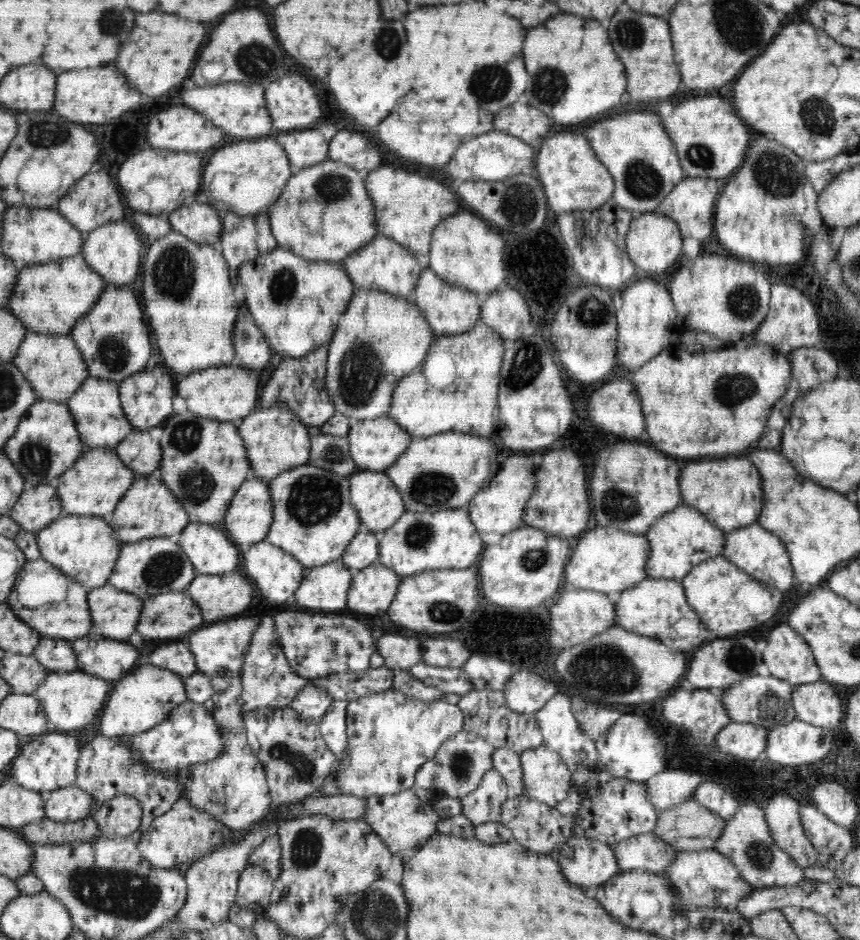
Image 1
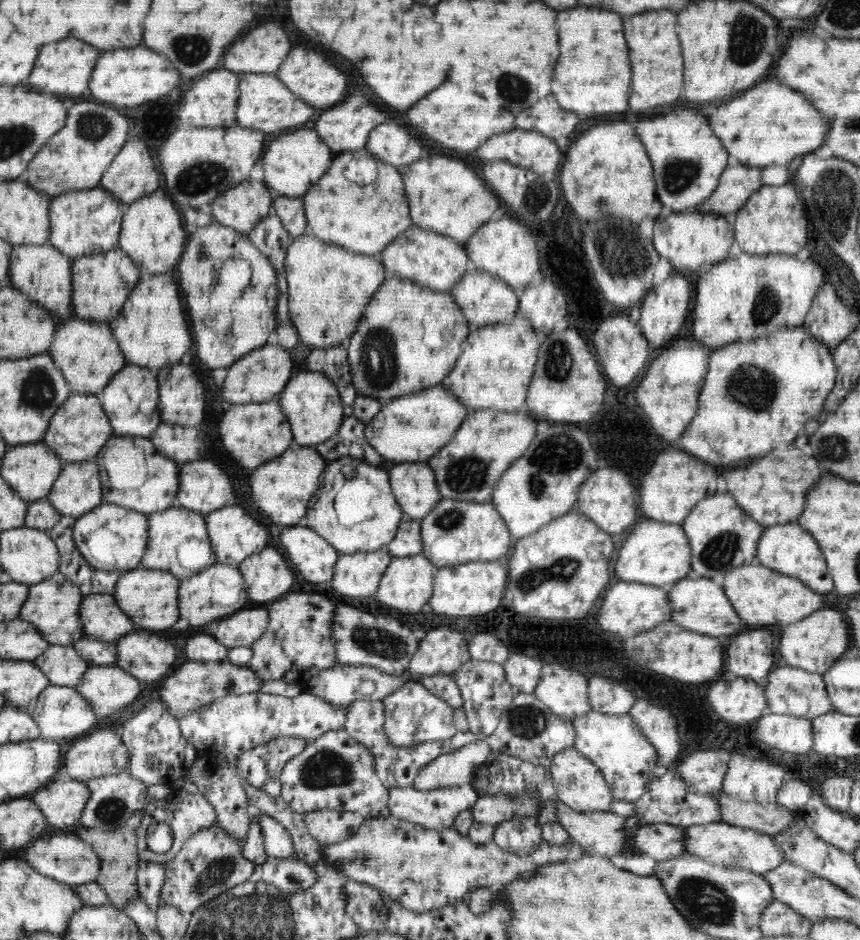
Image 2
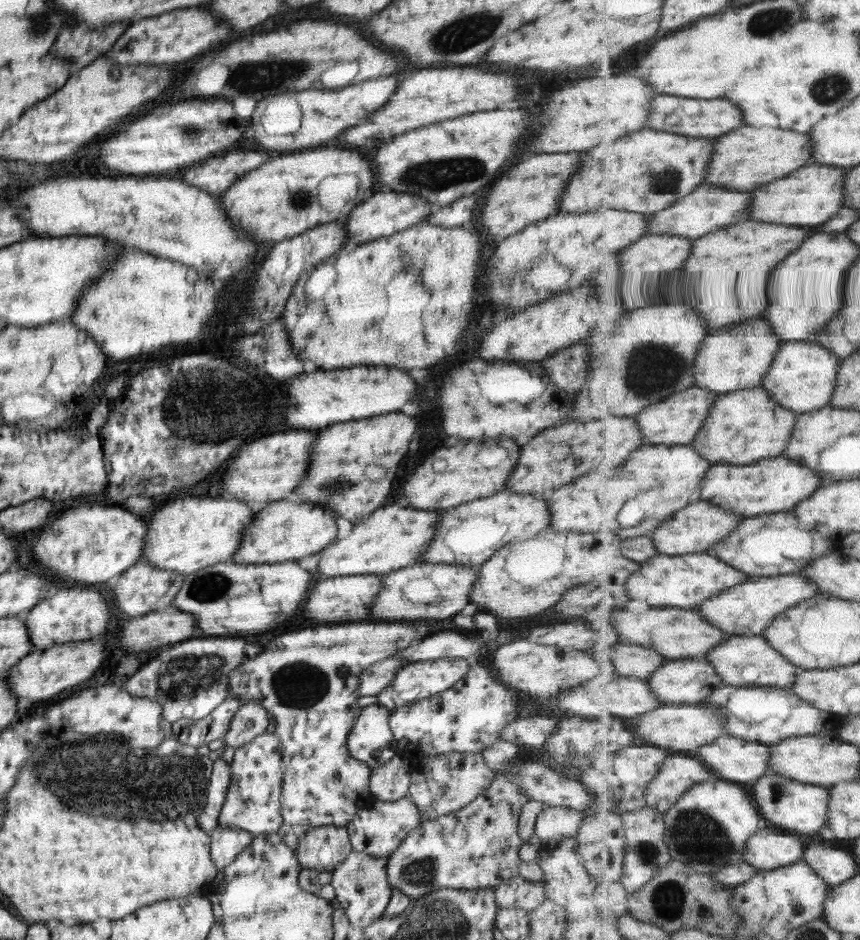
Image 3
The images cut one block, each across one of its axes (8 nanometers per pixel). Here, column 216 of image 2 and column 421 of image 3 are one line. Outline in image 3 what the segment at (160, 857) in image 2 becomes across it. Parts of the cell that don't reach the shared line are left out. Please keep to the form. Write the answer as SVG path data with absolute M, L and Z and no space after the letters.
M409 796L396 801L376 801L367 808L358 811L346 828L349 834L351 850L364 852L378 858L390 858L396 848L400 847L406 836L419 828L422 824L422 815L414 800Z

